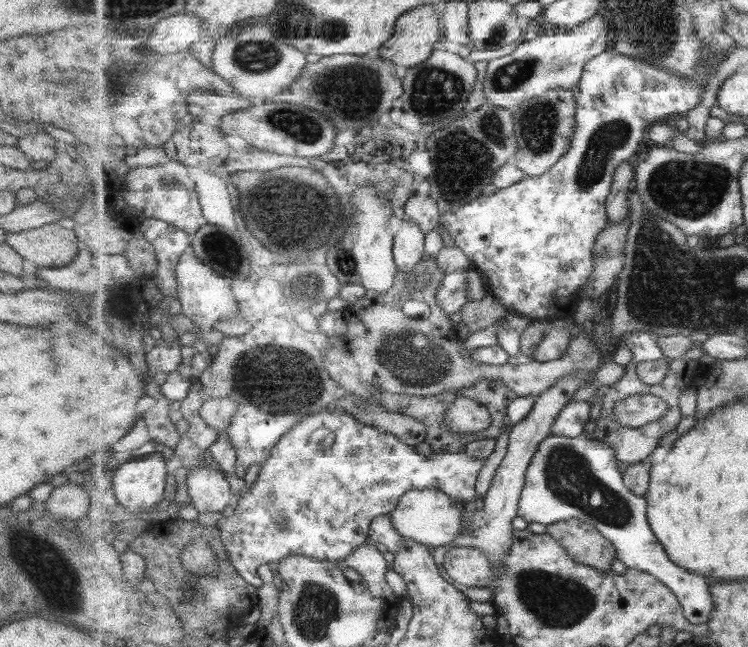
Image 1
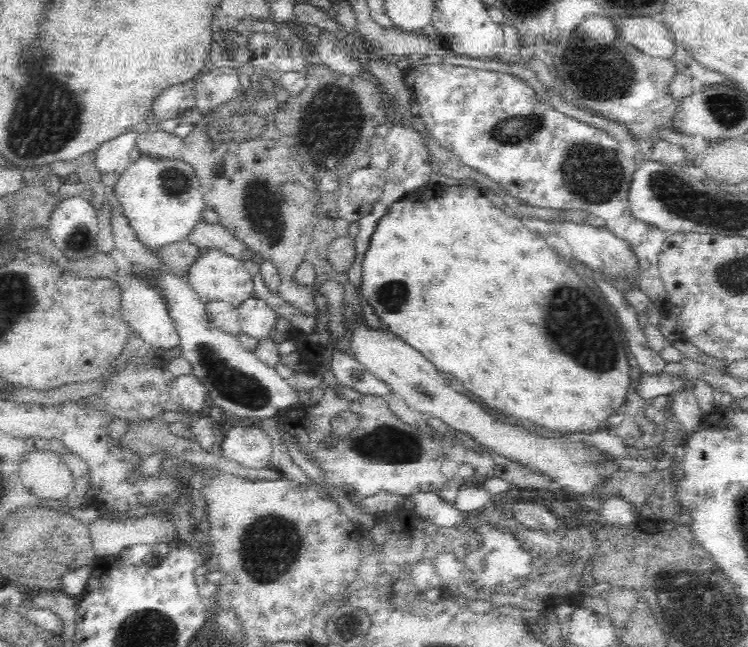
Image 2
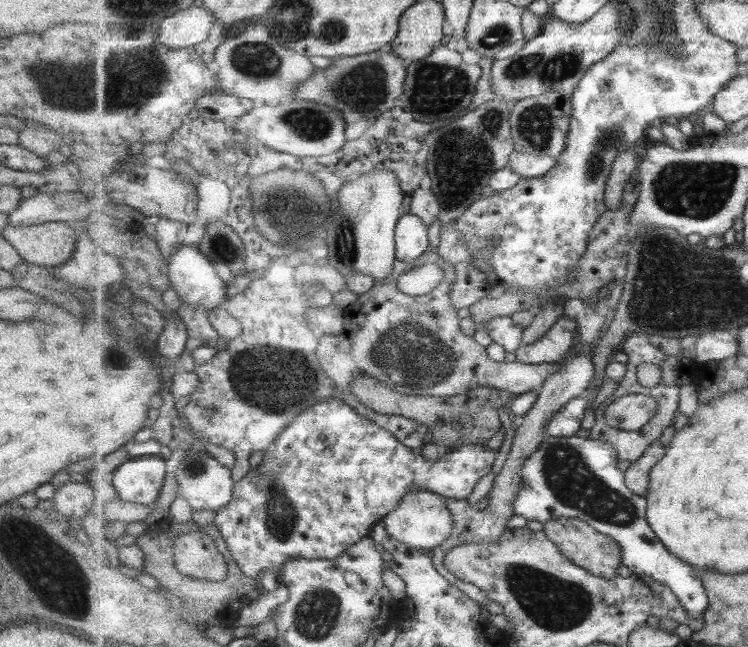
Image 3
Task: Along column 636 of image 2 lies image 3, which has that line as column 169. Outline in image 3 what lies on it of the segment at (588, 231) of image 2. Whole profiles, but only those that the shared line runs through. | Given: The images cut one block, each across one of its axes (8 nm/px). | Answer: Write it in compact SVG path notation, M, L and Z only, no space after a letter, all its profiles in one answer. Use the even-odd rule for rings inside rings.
M183 245L177 254L169 259L171 288L174 289L184 304L202 306L204 310L215 310L224 307L231 297L231 288L227 282L221 280L215 266L207 256L203 255L195 246Z

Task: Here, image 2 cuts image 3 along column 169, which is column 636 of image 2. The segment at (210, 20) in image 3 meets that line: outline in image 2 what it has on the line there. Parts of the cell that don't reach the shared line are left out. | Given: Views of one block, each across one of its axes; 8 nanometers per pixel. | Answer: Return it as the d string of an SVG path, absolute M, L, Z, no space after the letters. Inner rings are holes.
M634 17L618 23L619 40L626 41L642 52L658 59L670 59L675 55L678 43L661 18Z

